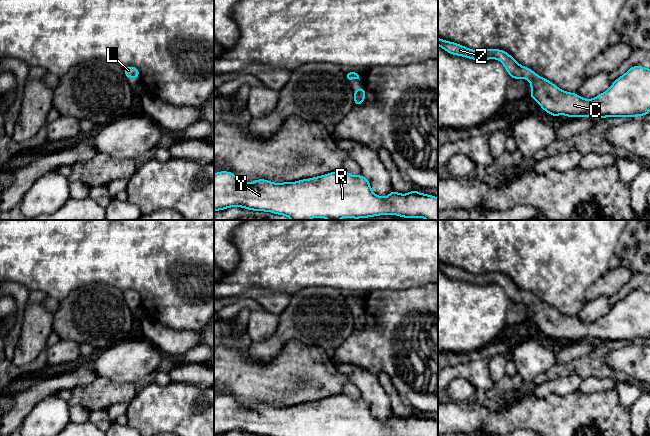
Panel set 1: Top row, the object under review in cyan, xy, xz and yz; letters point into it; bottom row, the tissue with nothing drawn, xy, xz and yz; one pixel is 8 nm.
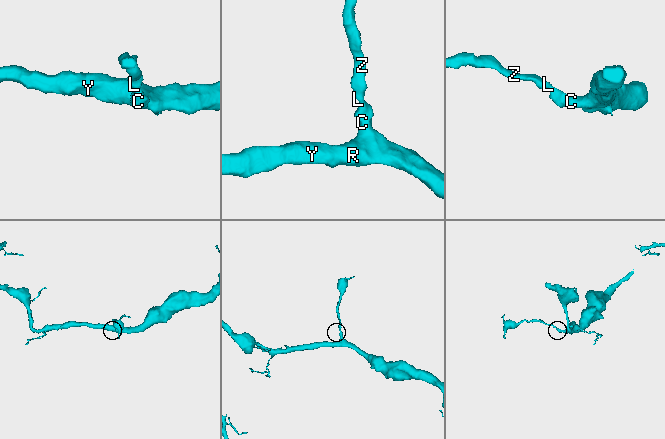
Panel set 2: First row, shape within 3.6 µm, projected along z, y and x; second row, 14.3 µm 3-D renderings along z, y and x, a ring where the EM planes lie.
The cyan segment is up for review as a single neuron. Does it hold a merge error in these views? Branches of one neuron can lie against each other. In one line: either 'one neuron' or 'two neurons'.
one neuron

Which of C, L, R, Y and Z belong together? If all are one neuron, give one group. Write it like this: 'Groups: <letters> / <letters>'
Groups: C L R Y Z

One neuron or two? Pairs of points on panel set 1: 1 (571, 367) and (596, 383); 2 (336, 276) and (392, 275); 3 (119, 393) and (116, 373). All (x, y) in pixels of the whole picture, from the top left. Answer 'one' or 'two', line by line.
1: two
2: one
3: two

